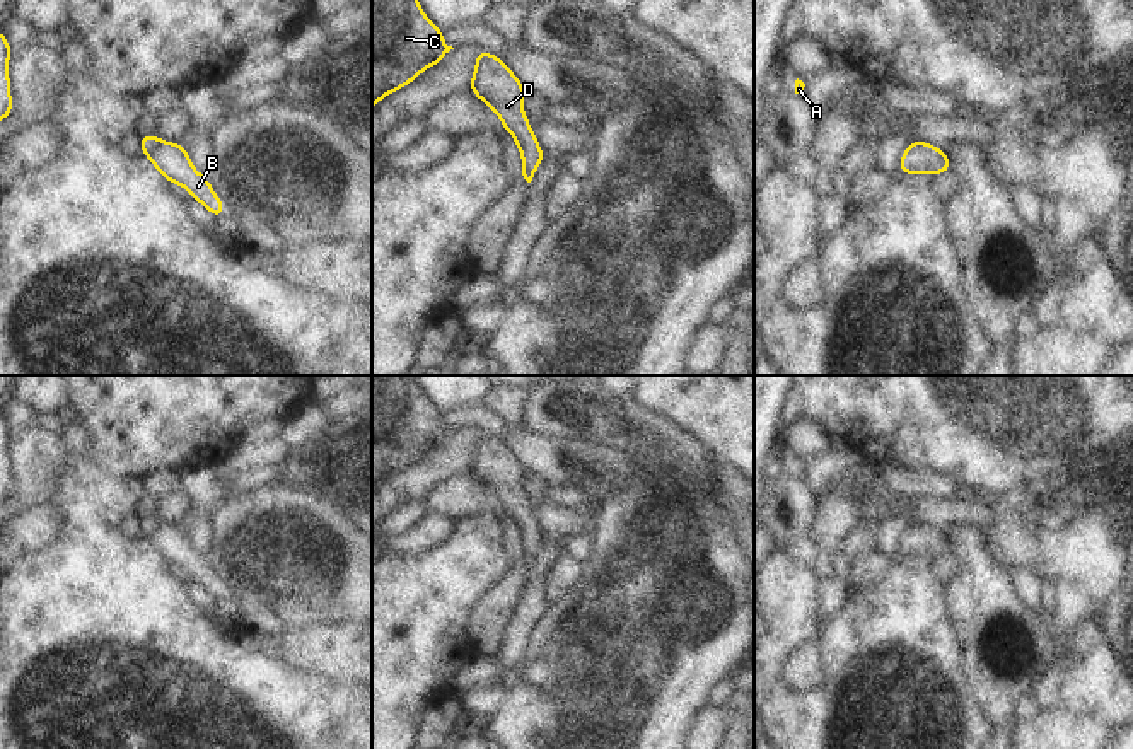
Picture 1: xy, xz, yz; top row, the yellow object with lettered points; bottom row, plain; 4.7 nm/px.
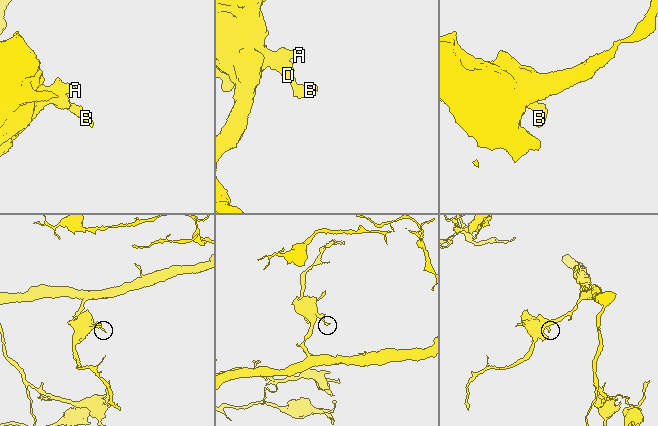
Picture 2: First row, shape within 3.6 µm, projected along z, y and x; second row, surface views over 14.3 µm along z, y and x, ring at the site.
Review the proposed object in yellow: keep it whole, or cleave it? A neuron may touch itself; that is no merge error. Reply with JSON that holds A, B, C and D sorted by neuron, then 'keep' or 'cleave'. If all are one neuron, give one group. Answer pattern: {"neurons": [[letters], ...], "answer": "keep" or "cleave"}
{"neurons": [["A", "C", "D"], ["B"]], "answer": "cleave"}

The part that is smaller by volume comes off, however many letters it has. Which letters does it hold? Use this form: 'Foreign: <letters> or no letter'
Foreign: B

